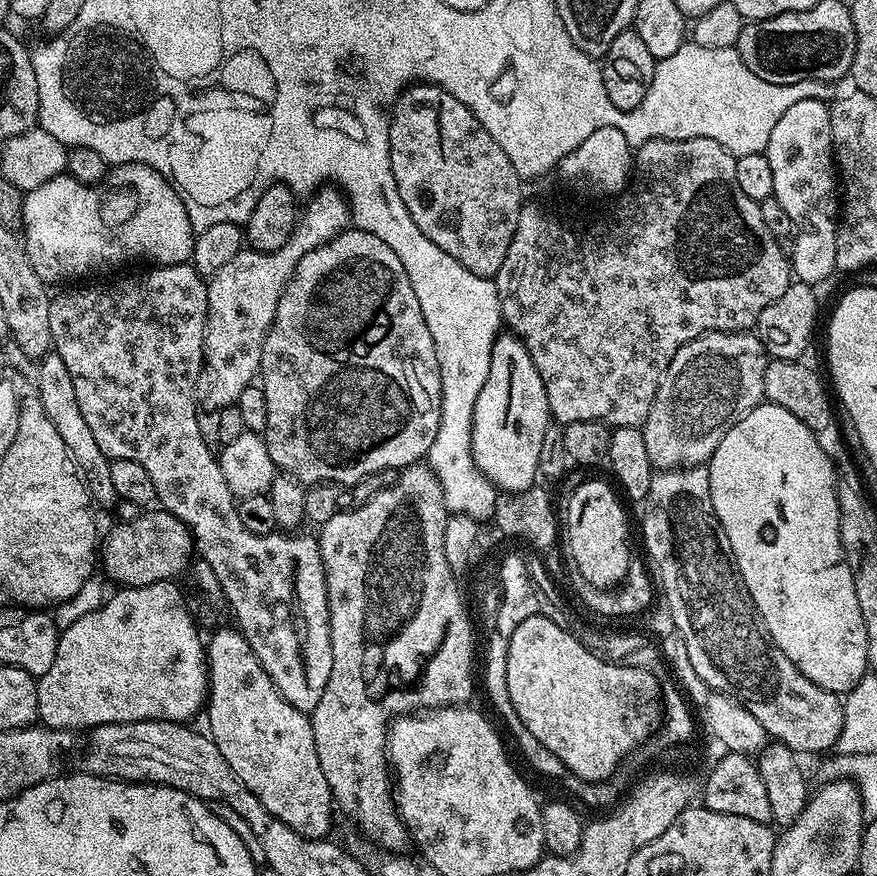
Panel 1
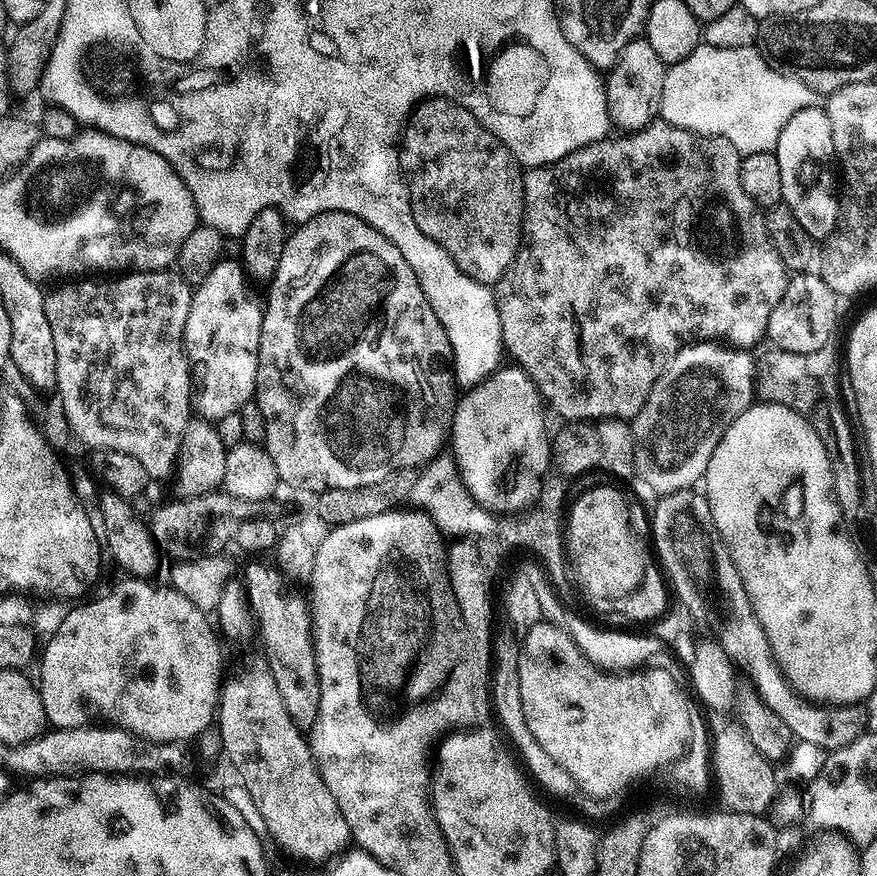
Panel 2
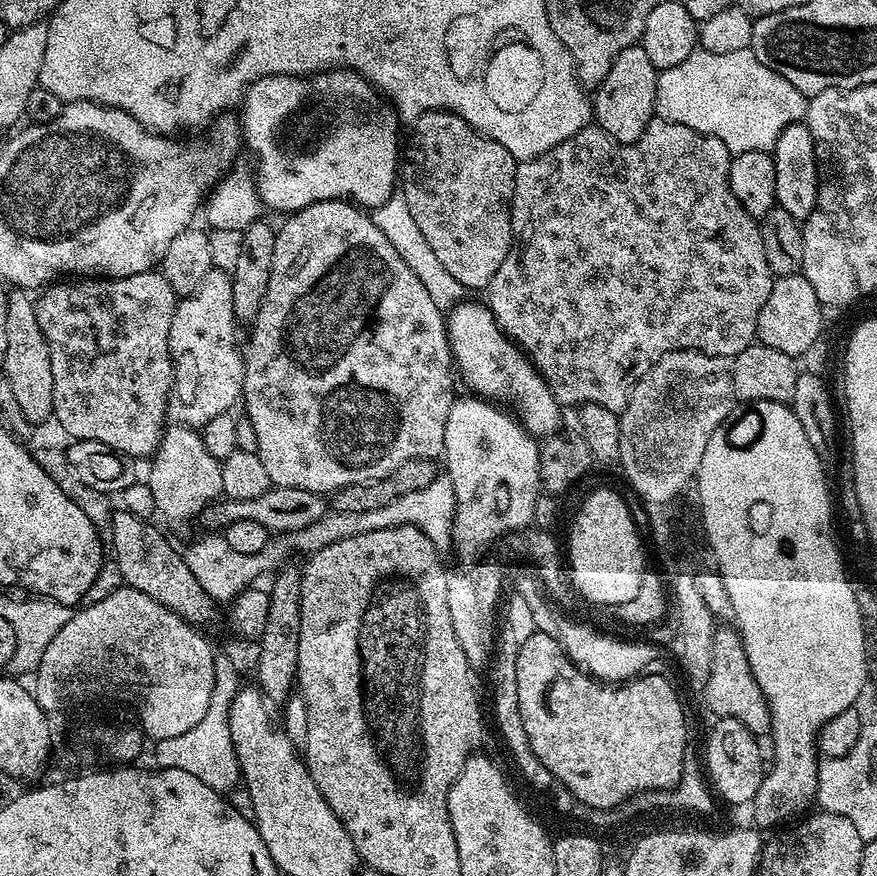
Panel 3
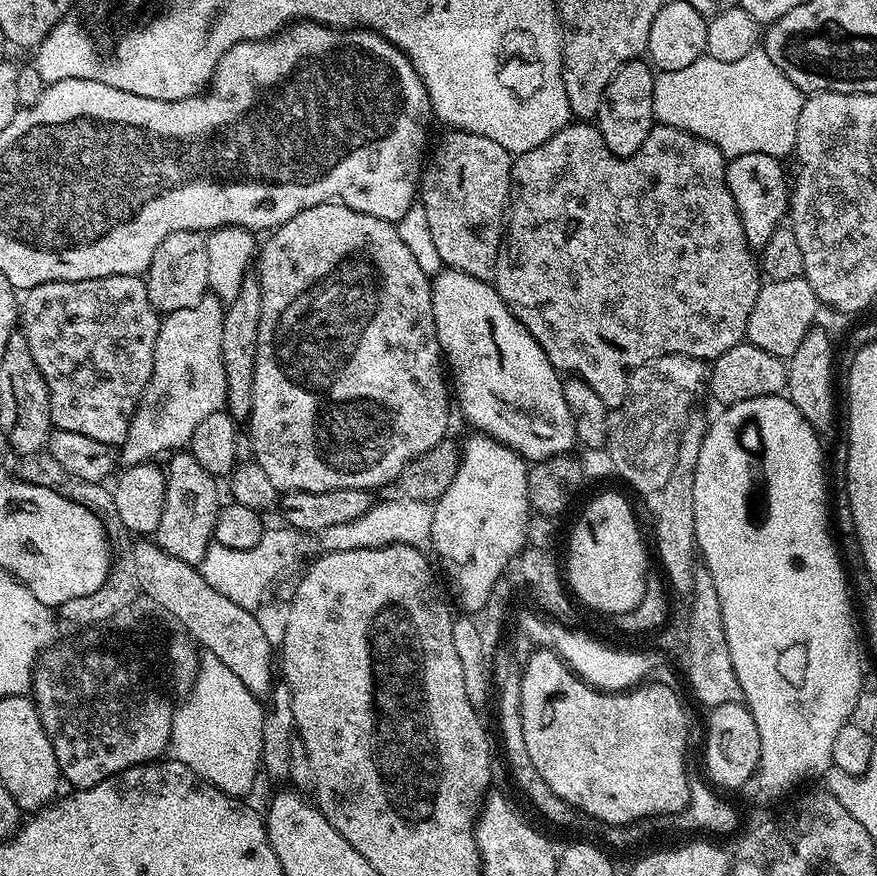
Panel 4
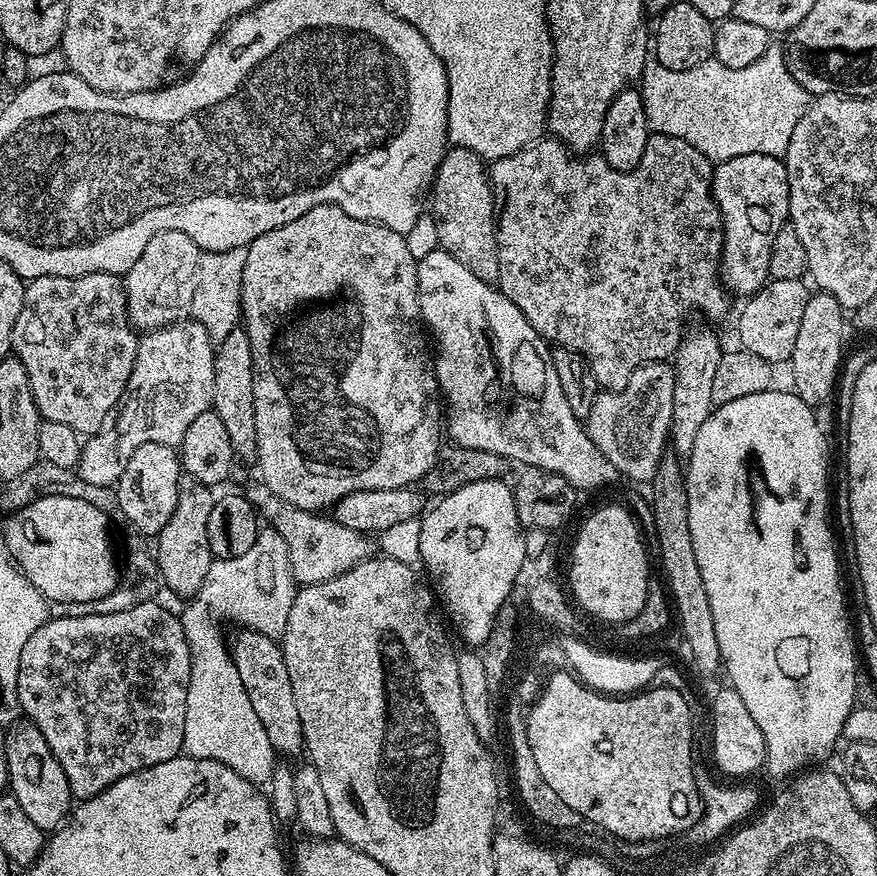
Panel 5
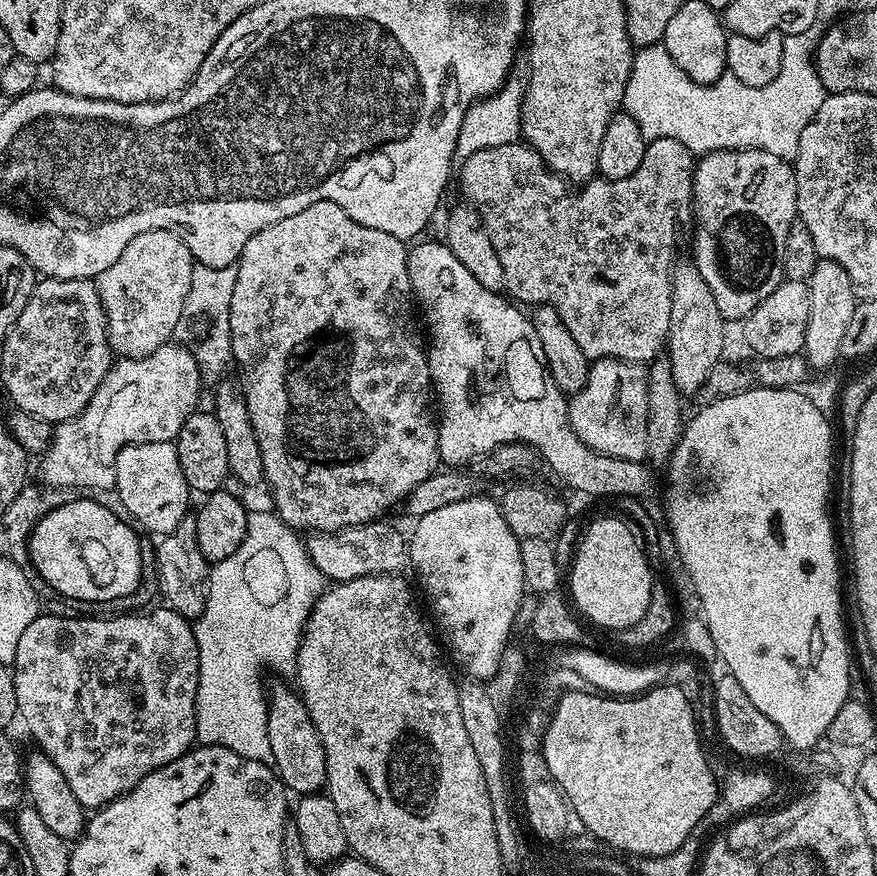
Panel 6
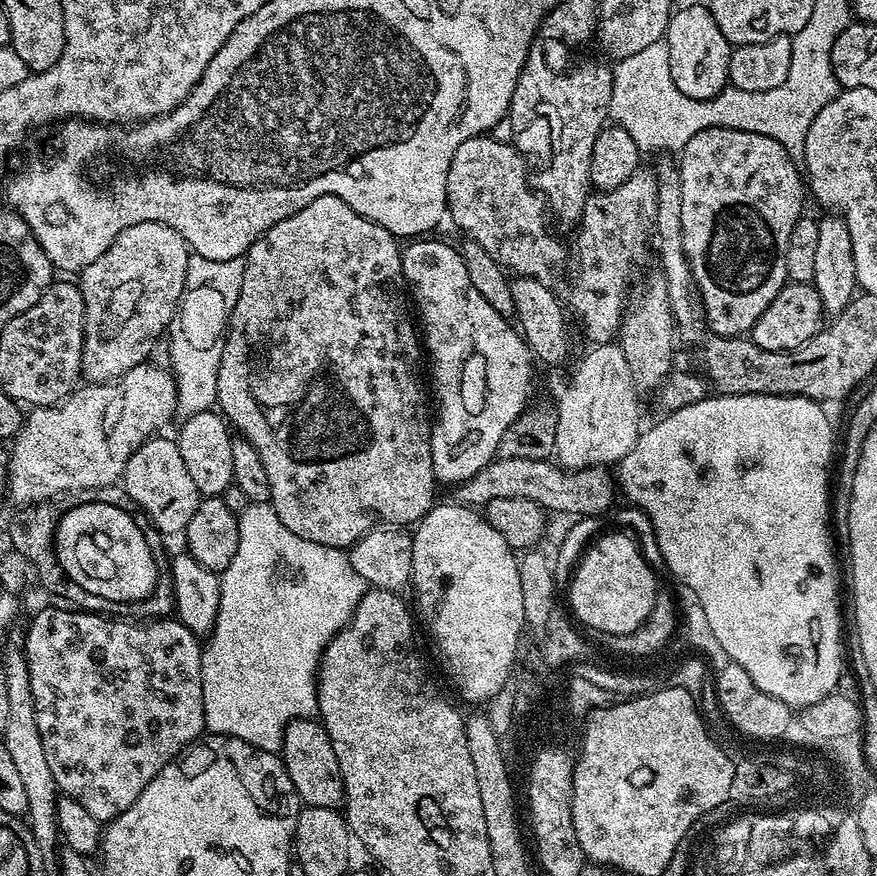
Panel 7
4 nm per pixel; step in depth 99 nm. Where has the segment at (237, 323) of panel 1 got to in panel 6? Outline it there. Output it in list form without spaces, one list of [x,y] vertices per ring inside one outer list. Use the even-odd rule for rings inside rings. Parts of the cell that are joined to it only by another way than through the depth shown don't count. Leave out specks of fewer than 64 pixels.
[[[179,342],[163,344],[154,354],[146,354],[137,360],[117,359],[106,378],[94,390],[94,398],[74,418],[63,420],[55,425],[52,444],[39,461],[40,472],[45,485],[54,487],[92,486],[116,487],[116,459],[127,444],[145,444],[146,442],[175,441],[182,430],[186,418],[197,411],[200,400],[202,377],[200,367],[190,354],[190,350]]]

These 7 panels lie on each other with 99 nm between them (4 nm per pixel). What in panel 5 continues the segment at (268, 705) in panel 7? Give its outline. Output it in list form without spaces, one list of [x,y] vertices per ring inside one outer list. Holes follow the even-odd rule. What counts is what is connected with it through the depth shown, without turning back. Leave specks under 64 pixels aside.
[[[262,530],[250,546],[252,552],[238,554],[238,558],[225,560],[213,559],[209,572],[202,582],[202,590],[191,601],[185,612],[179,613],[180,621],[186,634],[186,642],[190,646],[190,686],[186,690],[186,730],[184,731],[183,755],[194,758],[210,758],[214,762],[222,762],[230,766],[242,778],[251,784],[264,786],[271,781],[272,772],[278,763],[278,754],[270,746],[270,738],[266,730],[258,722],[258,714],[254,714],[254,706],[250,706],[250,698],[246,698],[246,690],[242,686],[242,678],[238,678],[238,670],[232,661],[229,645],[224,644],[224,636],[220,633],[220,620],[233,620],[241,629],[261,632],[273,638],[283,637],[286,630],[286,618],[290,614],[290,606],[294,606],[294,598],[298,585],[292,576],[290,558],[286,550],[286,542],[277,532]]]

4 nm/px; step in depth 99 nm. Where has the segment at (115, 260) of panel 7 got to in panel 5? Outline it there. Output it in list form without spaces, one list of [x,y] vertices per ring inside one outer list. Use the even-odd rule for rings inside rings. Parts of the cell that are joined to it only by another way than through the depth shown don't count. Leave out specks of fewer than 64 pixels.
[[[159,232],[146,242],[146,250],[138,262],[130,266],[123,277],[124,293],[128,299],[128,319],[137,330],[166,328],[189,315],[194,298],[194,286],[202,250],[184,232]]]

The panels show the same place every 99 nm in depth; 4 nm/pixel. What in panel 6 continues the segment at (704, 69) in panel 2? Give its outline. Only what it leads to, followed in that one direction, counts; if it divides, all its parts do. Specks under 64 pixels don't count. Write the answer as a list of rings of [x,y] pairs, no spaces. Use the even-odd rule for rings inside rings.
[[[808,34],[798,36],[785,35],[782,46],[782,66],[774,82],[761,88],[746,86],[731,78],[721,78],[713,84],[699,84],[676,65],[674,58],[664,49],[663,43],[651,44],[645,48],[636,48],[632,57],[632,69],[626,89],[626,110],[638,122],[645,141],[658,138],[674,138],[682,142],[686,150],[694,154],[717,152],[718,150],[766,150],[766,154],[778,154],[778,158],[792,162],[798,154],[798,138],[802,130],[810,126],[818,106],[822,106],[825,90],[816,73],[814,63],[814,40]]]

